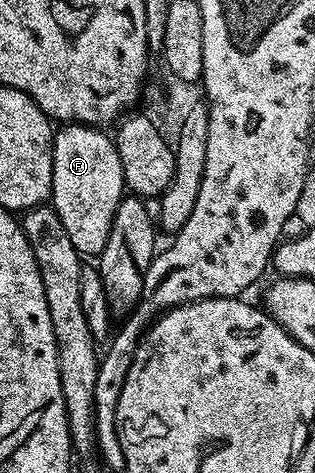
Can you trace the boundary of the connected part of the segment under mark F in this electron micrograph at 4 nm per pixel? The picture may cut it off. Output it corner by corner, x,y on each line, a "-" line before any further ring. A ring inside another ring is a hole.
65,123
53,135
53,210
63,219
67,236
82,258
96,258
107,247
115,207
126,196
123,163
119,163
116,140
104,128

